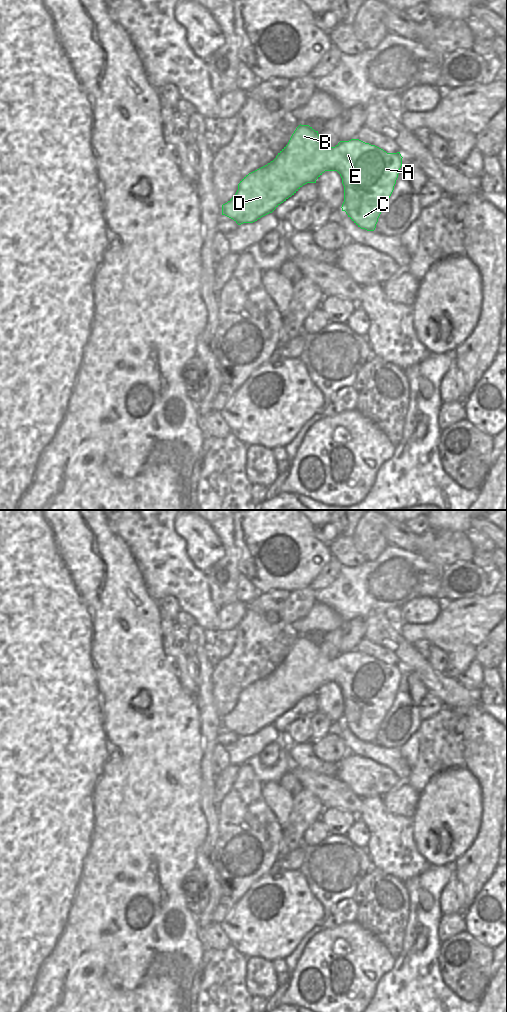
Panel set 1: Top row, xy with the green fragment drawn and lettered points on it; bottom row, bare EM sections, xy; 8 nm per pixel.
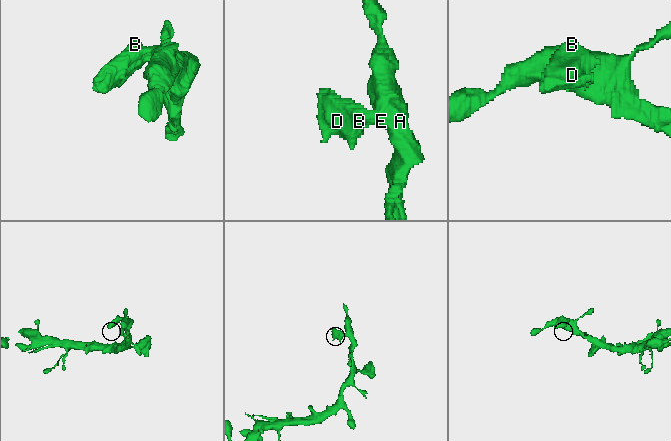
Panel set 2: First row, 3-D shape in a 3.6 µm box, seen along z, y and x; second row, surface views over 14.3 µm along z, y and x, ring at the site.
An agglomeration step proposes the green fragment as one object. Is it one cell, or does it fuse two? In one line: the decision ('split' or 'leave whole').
leave whole

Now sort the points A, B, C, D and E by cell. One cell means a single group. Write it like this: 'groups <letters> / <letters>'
groups A B C D E

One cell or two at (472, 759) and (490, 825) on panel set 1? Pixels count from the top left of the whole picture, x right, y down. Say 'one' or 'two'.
one

